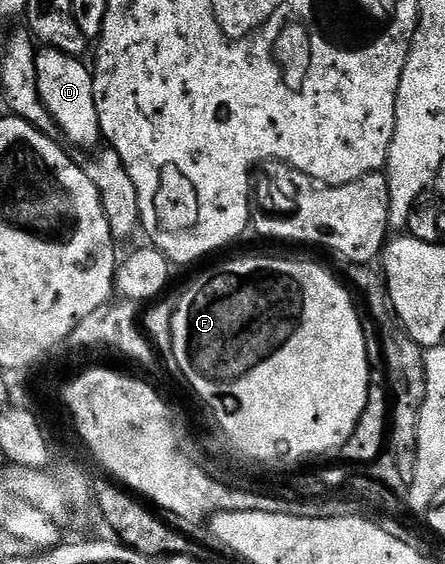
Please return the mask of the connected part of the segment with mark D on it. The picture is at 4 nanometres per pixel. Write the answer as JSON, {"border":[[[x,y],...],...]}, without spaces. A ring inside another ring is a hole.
{"border":[[[53,49],[39,50],[36,57],[38,92],[48,113],[52,115],[56,125],[60,125],[62,139],[67,144],[75,143],[76,146],[82,147],[78,149],[94,149],[102,139],[102,130],[94,100],[94,77],[91,68],[87,64],[85,67],[82,62],[81,58]]]}

